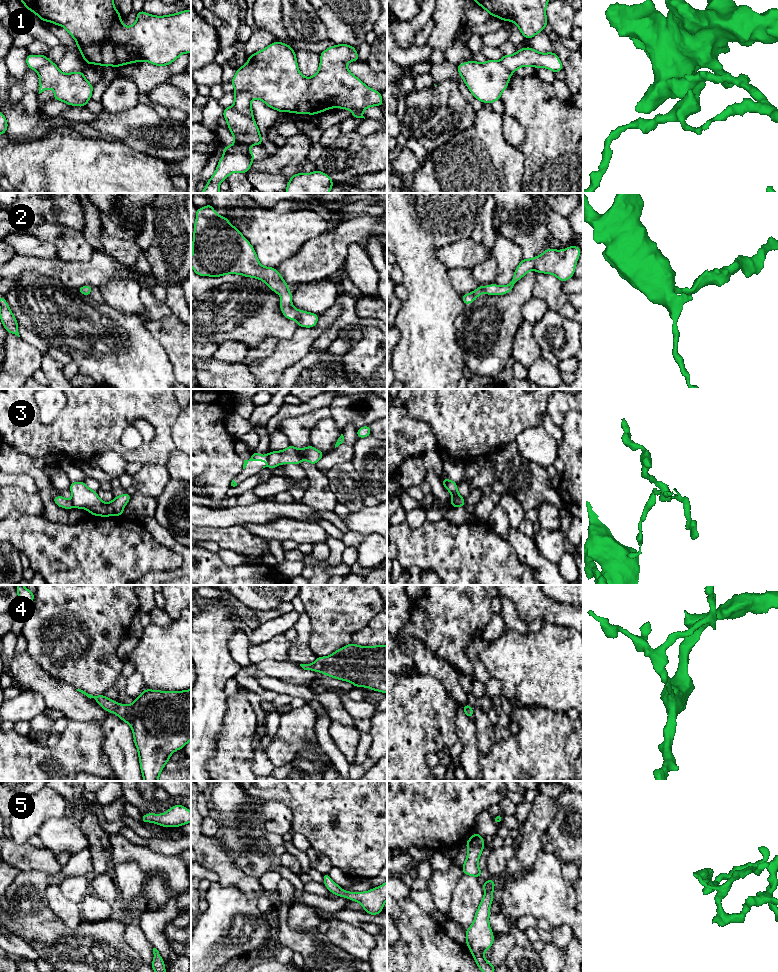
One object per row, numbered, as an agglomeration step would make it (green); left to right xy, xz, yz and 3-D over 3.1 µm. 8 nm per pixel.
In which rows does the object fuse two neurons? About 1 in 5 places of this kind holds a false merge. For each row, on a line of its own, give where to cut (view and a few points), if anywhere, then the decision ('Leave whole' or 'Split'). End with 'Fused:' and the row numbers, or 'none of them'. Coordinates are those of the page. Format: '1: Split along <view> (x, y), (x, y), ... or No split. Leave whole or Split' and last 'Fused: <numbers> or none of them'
1: Split along xz (232, 106), (235, 110), (252, 118). Split
2: No split. Leave whole
3: Split along xz (266, 455), (268, 466). Split
4: No split. Leave whole
5: No split. Leave whole
Fused: 1, 3

